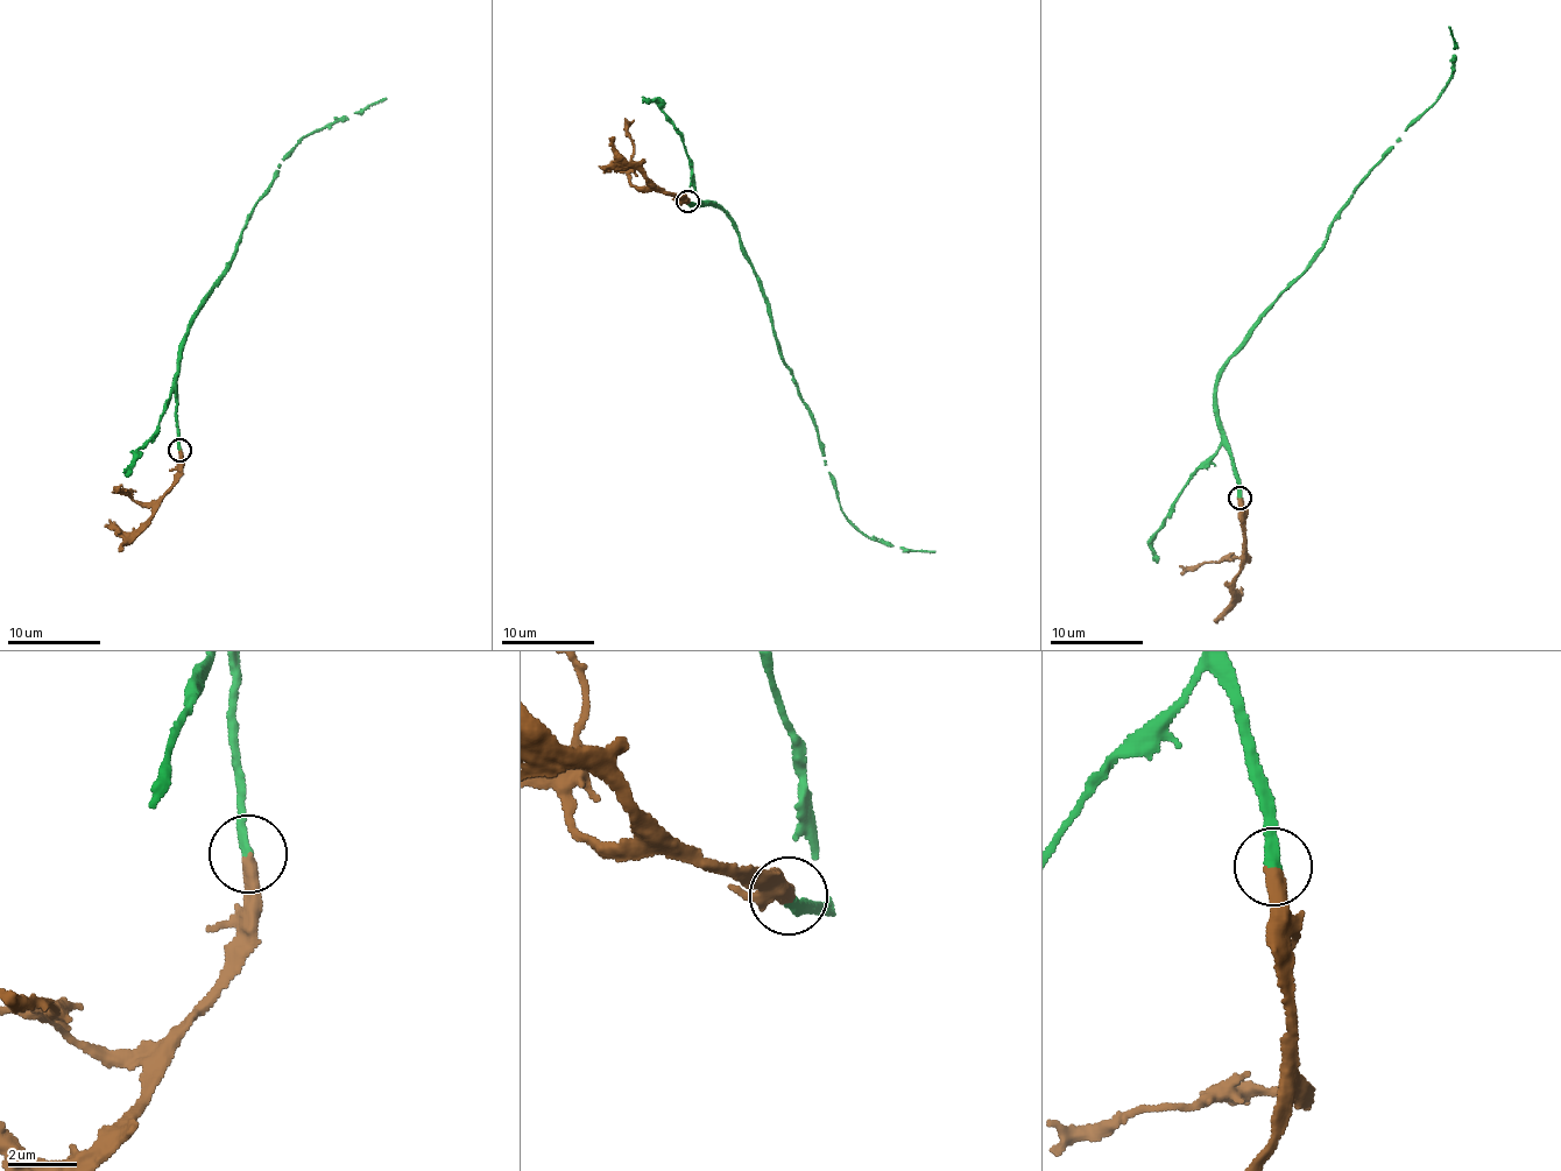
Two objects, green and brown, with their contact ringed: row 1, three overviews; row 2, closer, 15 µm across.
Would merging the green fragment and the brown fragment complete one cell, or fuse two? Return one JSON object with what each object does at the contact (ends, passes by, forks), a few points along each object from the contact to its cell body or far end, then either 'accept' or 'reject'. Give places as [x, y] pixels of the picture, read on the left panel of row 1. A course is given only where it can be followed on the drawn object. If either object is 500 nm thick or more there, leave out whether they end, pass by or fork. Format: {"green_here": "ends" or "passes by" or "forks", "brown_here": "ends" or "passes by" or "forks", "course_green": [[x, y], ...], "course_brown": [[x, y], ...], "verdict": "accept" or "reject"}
{"green_here": "ends", "brown_here": "ends", "course_green": [[181, 450], [176, 392], [182, 340], [254, 204], [295, 143], [387, 98]], "course_brown": [[179, 449], [181, 474], [156, 500], [142, 503], [126, 489], [114, 491]], "verdict": "accept"}

